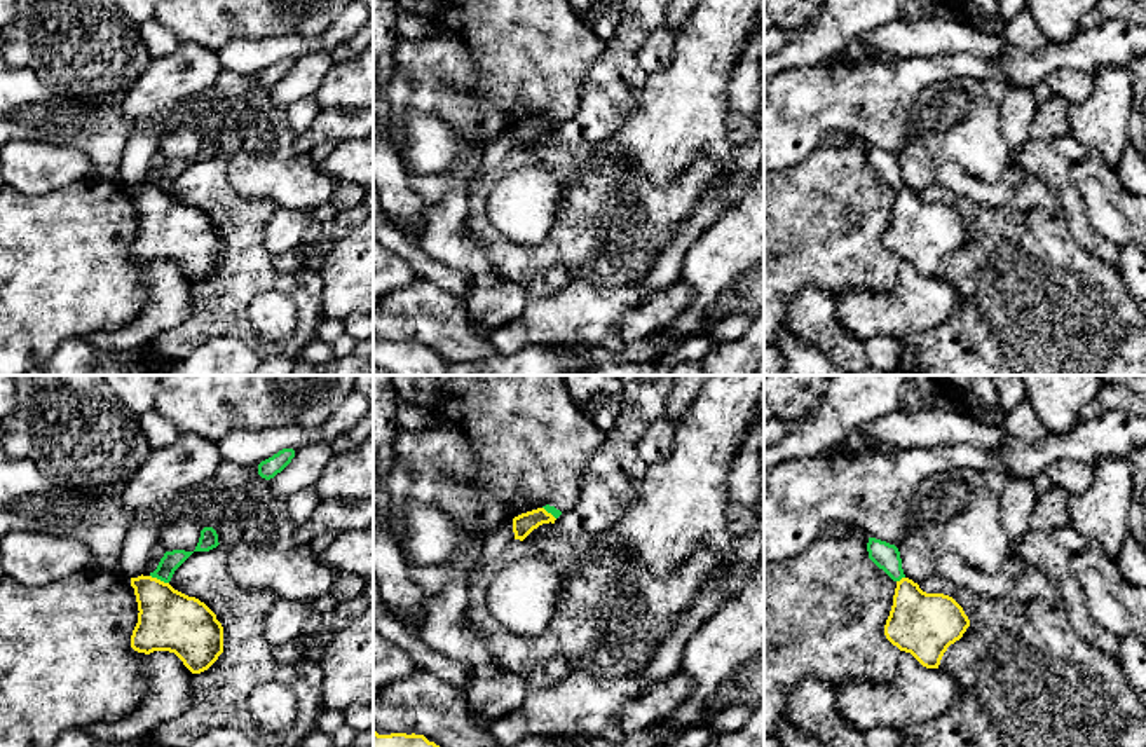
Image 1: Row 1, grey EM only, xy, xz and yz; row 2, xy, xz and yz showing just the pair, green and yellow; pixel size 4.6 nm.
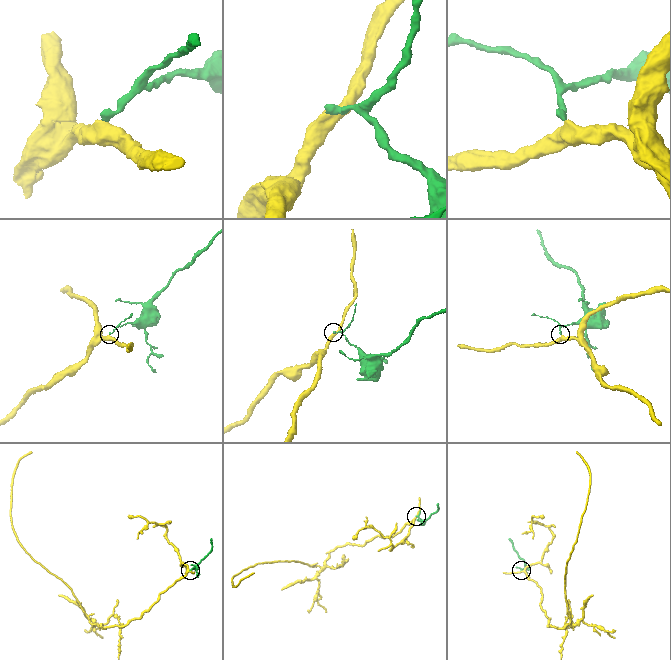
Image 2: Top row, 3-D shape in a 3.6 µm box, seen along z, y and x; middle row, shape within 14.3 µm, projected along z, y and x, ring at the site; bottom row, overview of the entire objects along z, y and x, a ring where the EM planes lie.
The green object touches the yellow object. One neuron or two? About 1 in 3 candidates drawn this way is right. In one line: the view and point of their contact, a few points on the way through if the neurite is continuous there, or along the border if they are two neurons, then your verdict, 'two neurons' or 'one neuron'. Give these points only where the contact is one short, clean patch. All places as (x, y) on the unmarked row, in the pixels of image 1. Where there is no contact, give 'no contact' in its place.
xy (159, 187) | along xy (150, 184), (168, 192) | two neurons

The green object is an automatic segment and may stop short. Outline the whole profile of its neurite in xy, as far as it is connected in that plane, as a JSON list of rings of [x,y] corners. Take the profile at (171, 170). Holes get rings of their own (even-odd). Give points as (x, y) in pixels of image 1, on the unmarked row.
[[[173,159],[166,161],[164,166],[160,168],[157,178],[150,182],[152,187],[157,187],[164,192],[169,192],[174,180],[192,164],[194,161],[185,161],[185,159]]]

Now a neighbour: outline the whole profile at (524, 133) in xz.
[[[537,117],[527,122],[522,122],[513,127],[513,141],[515,148],[523,150],[534,138],[542,133],[555,133],[555,126],[548,122],[544,117]]]

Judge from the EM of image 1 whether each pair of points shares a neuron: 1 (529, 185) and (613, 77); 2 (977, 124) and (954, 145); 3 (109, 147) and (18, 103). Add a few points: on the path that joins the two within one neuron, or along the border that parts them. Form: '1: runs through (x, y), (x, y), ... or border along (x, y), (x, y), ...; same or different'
1: border along (504, 175), (529, 164), (548, 166), (559, 205); different
2: runs through (972, 128), (960, 140); same
3: runs through (86, 128), (40, 116); same

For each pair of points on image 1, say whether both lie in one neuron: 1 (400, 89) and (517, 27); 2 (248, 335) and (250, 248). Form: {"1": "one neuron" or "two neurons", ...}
{"1": "one neuron", "2": "one neuron"}

